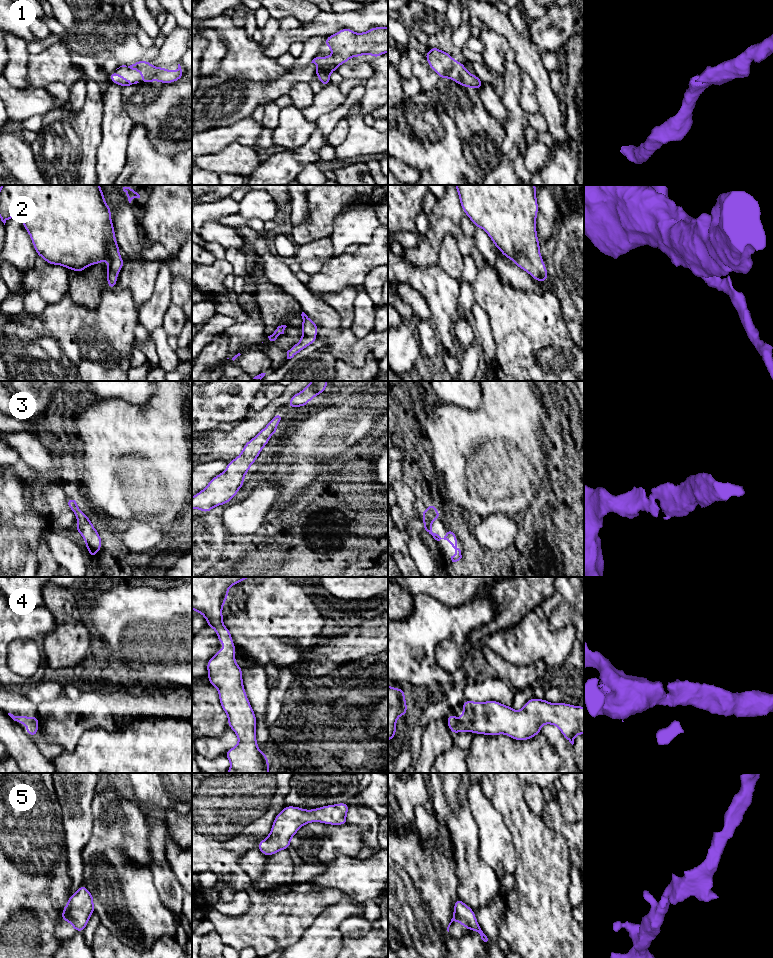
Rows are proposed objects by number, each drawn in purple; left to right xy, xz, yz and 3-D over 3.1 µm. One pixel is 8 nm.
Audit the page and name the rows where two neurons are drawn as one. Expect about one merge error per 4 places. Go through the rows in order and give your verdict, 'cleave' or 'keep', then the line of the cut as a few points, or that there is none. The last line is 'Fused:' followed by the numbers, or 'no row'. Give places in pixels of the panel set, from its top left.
1: keep; cut none
2: keep; cut none
3: keep; cut none
4: keep; cut none
5: keep; cut none
Fused: no row

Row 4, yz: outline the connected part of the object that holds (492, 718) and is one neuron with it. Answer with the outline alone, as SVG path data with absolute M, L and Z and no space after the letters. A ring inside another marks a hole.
M531 698L519 711L495 700L484 703L465 700L463 713L457 720L453 713L447 717L452 734L473 732L496 736L505 734L512 739L529 740L541 733L541 726L552 724L573 745L575 736L584 734L584 707L566 703L551 703Z

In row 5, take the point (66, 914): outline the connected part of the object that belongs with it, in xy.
M81 885L68 899L62 911L61 921L68 921L76 932L81 932L84 931L94 911L93 894Z

